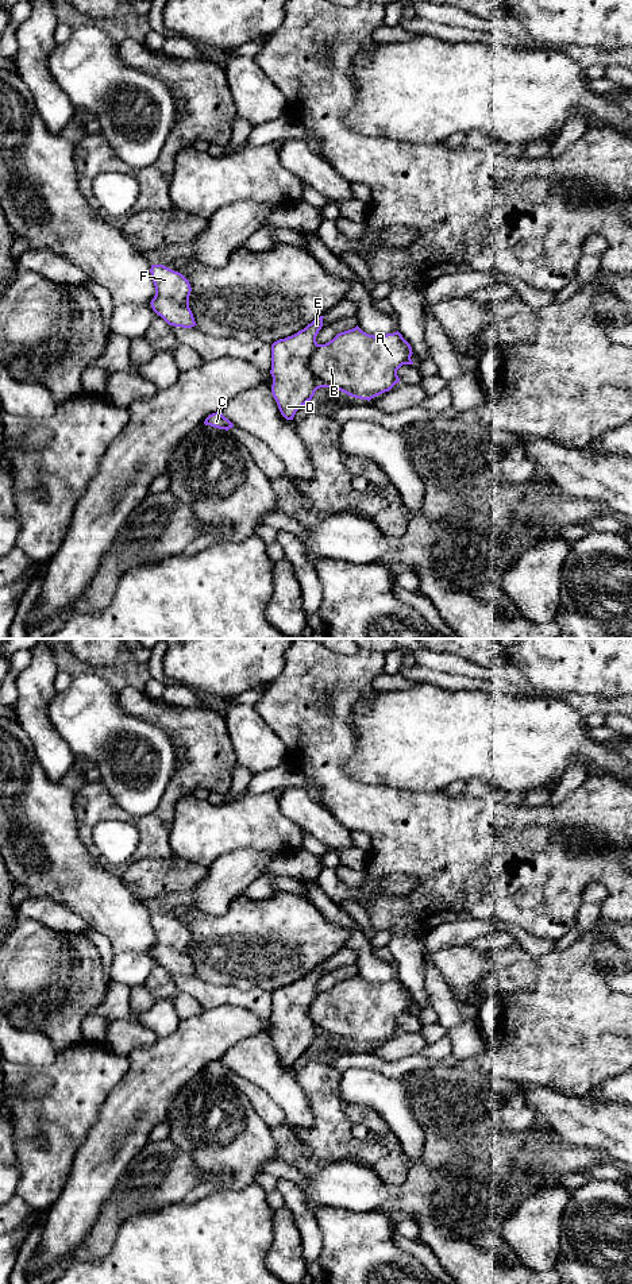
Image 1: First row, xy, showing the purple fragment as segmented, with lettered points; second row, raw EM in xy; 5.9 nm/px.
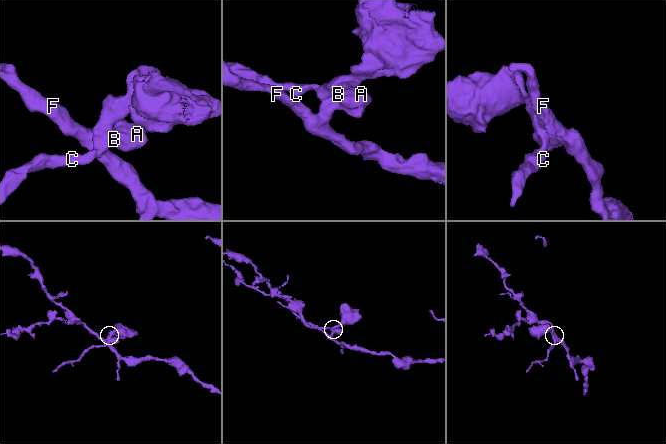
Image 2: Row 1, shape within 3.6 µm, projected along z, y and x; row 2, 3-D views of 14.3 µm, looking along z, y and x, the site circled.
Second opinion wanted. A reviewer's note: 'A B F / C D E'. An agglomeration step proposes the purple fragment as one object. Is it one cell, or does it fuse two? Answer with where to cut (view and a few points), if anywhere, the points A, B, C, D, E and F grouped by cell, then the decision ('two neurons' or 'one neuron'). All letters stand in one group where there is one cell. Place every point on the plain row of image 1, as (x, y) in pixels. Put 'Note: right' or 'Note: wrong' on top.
Note: right
xy (318, 993), (309, 1006), (309, 1018), (320, 1034) | A B F / C D E | two neurons

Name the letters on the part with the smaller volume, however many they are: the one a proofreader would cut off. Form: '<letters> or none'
C, D, E

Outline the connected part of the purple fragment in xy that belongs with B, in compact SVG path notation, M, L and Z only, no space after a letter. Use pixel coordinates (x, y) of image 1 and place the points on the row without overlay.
M357 973L319 992L309 1015L320 1036L370 1049L400 1030L397 1018L413 1013L412 1002L411 992L398 979L374 984Z

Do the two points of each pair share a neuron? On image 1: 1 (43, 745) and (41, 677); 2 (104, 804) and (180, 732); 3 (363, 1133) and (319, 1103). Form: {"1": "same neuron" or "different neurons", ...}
{"1": "same neuron", "2": "same neuron", "3": "different neurons"}

